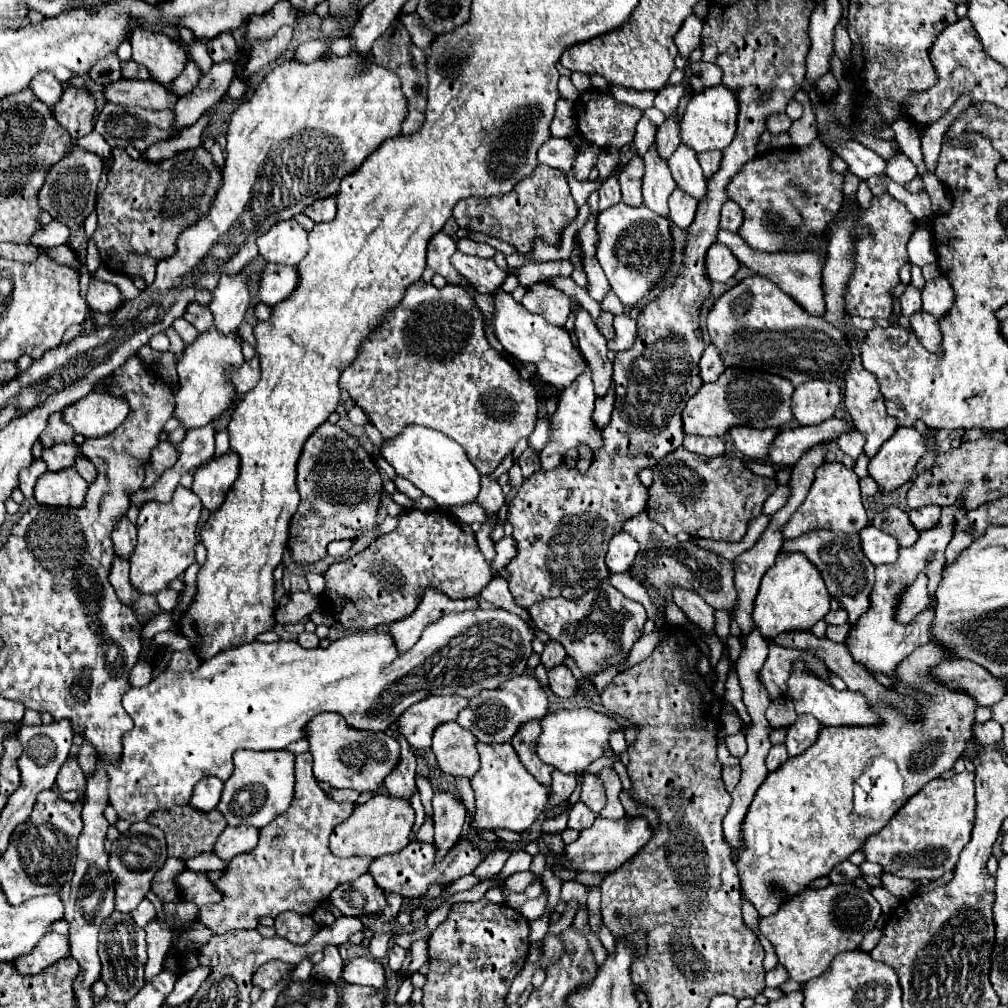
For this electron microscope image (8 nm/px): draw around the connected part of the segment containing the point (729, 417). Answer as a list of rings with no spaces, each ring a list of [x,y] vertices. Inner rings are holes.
[[[726,368],[716,382],[704,384],[686,402],[686,408],[682,410],[684,434],[692,434],[692,436],[722,436],[732,426],[752,426],[752,428],[770,428],[770,426],[776,428],[776,426],[782,426],[782,424],[792,420],[792,410],[790,410],[792,392],[794,392],[794,386],[786,378],[780,378],[780,376],[774,376],[774,374],[768,374],[768,372],[760,372],[760,370]]]

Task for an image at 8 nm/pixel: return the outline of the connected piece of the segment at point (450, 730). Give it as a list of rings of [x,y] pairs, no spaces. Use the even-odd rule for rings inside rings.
[[[456,722],[440,724],[434,730],[432,752],[442,772],[466,778],[478,772],[480,758],[476,750],[476,736],[472,732],[466,732],[466,728],[458,726]]]

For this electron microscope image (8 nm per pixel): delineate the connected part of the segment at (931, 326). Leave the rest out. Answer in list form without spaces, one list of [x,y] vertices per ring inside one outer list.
[[[920,310],[920,312],[914,312],[914,316],[910,316],[910,324],[912,324],[912,330],[916,332],[916,336],[920,338],[920,342],[924,344],[924,348],[928,348],[930,352],[940,352],[942,336],[940,336],[934,316]]]

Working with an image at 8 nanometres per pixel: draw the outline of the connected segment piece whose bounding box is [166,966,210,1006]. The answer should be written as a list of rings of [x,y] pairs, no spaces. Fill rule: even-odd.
[[[200,966],[180,974],[176,980],[174,992],[166,998],[166,1004],[168,1006],[180,1006],[180,1004],[188,1002],[194,996],[194,992],[200,988],[202,980],[206,980],[208,974],[210,974],[210,968],[200,968]]]

